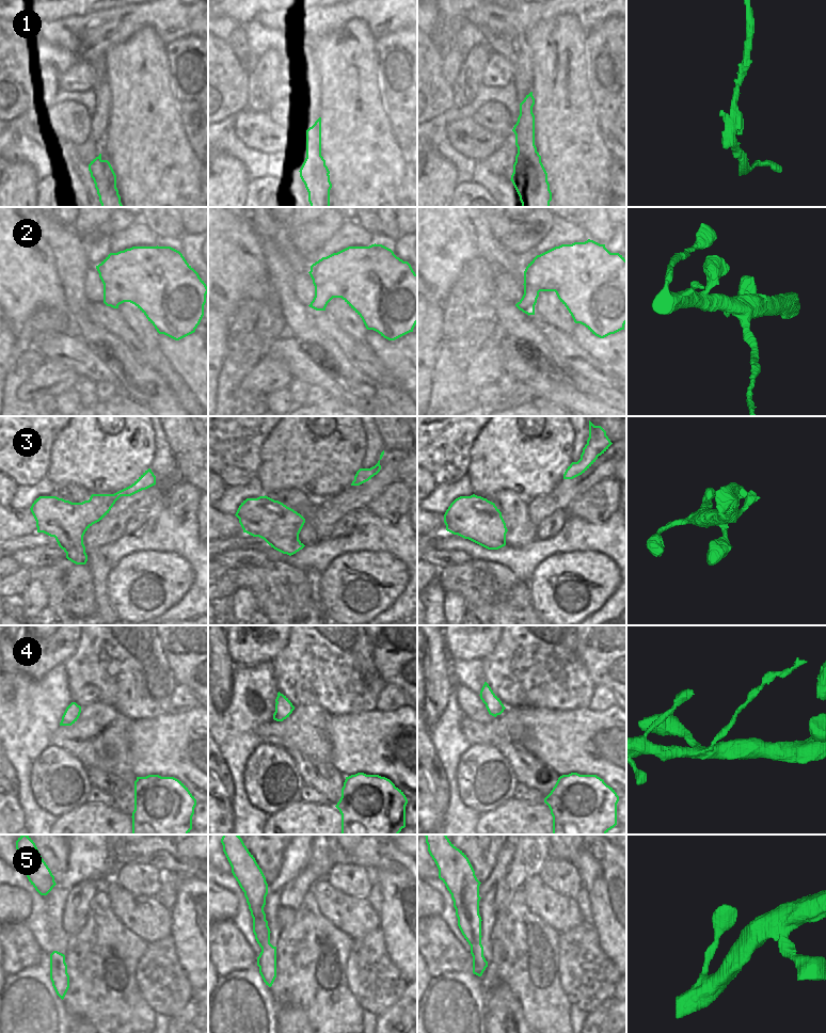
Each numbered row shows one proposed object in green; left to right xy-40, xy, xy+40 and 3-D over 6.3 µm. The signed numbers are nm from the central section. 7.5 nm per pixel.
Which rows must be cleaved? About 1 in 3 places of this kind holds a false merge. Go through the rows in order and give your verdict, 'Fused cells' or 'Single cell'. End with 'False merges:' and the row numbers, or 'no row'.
1: Fused cells
2: Single cell
3: Single cell
4: Fused cells
5: Single cell
False merges: 1, 4.

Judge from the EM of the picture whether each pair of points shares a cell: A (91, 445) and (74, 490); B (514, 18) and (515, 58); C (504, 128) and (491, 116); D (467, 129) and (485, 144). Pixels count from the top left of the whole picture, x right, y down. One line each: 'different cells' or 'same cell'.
A: different cells
B: same cell
C: same cell
D: same cell

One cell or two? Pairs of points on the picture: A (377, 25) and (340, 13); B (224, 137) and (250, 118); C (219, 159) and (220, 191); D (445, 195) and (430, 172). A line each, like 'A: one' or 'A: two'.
A: one
B: two
C: one
D: one

